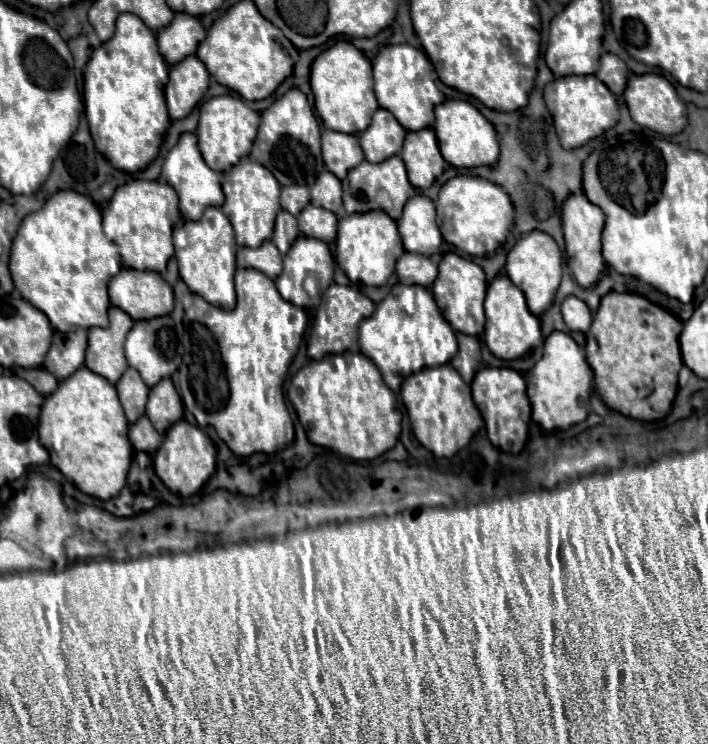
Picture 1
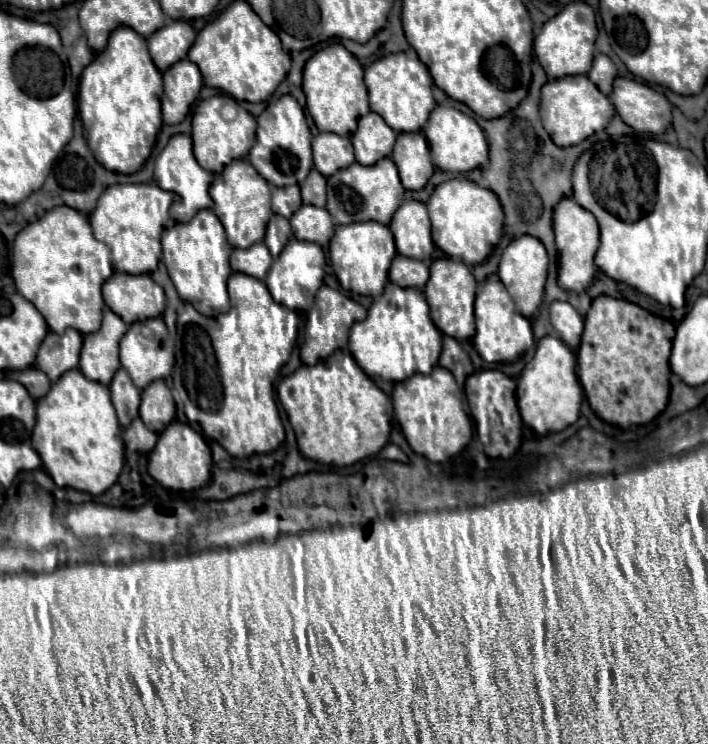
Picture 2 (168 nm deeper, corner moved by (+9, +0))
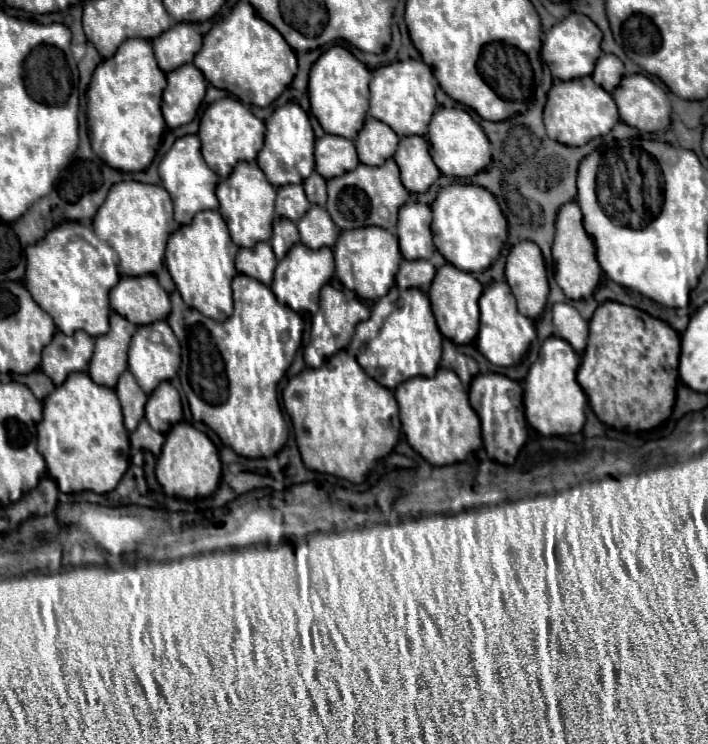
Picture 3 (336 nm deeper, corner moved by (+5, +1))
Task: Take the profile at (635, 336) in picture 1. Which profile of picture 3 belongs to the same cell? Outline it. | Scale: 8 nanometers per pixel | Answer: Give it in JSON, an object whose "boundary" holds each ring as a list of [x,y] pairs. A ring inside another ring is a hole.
{"boundary":[[[606,301],[596,309],[590,321],[590,339],[582,357],[582,365],[578,369],[578,383],[582,383],[590,407],[602,423],[628,431],[654,429],[664,423],[672,413],[678,383],[678,355],[680,335],[670,325],[634,307]]]}

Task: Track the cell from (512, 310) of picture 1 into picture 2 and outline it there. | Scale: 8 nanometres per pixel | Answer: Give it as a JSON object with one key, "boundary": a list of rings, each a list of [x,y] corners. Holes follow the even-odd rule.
{"boundary":[[[488,278],[478,284],[474,315],[476,324],[474,348],[486,362],[510,362],[534,346],[530,320],[516,312],[514,302],[500,280]]]}

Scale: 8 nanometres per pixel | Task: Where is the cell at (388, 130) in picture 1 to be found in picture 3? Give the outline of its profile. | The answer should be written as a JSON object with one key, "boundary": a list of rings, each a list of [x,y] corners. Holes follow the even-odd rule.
{"boundary":[[[366,119],[362,131],[356,137],[358,159],[364,165],[382,165],[394,155],[398,147],[398,135],[382,121]]]}

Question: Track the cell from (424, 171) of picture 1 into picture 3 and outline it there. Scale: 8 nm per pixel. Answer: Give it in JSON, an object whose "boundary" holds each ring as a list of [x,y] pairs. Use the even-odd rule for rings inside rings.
{"boundary":[[[412,135],[412,137],[400,139],[394,161],[400,167],[402,185],[410,193],[428,191],[428,187],[440,177],[438,167],[434,167],[434,161],[430,159],[428,143],[424,137]]]}

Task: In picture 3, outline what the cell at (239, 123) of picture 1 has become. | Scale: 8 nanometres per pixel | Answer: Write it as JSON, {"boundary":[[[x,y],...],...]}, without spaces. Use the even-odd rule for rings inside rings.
{"boundary":[[[232,97],[218,99],[206,107],[206,111],[200,119],[198,137],[202,141],[202,157],[216,175],[226,179],[226,175],[230,175],[230,171],[236,167],[236,163],[240,163],[240,161],[254,163],[256,161],[256,155],[264,143],[264,131],[266,131],[264,121],[260,121],[238,99],[232,99]]]}

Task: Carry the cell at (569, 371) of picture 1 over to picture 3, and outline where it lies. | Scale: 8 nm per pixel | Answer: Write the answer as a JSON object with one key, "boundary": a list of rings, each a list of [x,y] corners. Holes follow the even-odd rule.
{"boundary":[[[552,335],[542,343],[540,355],[538,355],[536,363],[530,367],[528,377],[522,383],[526,419],[536,431],[546,433],[546,437],[578,433],[584,427],[586,395],[576,381],[578,365],[580,365],[580,357],[570,347],[570,343]]]}

